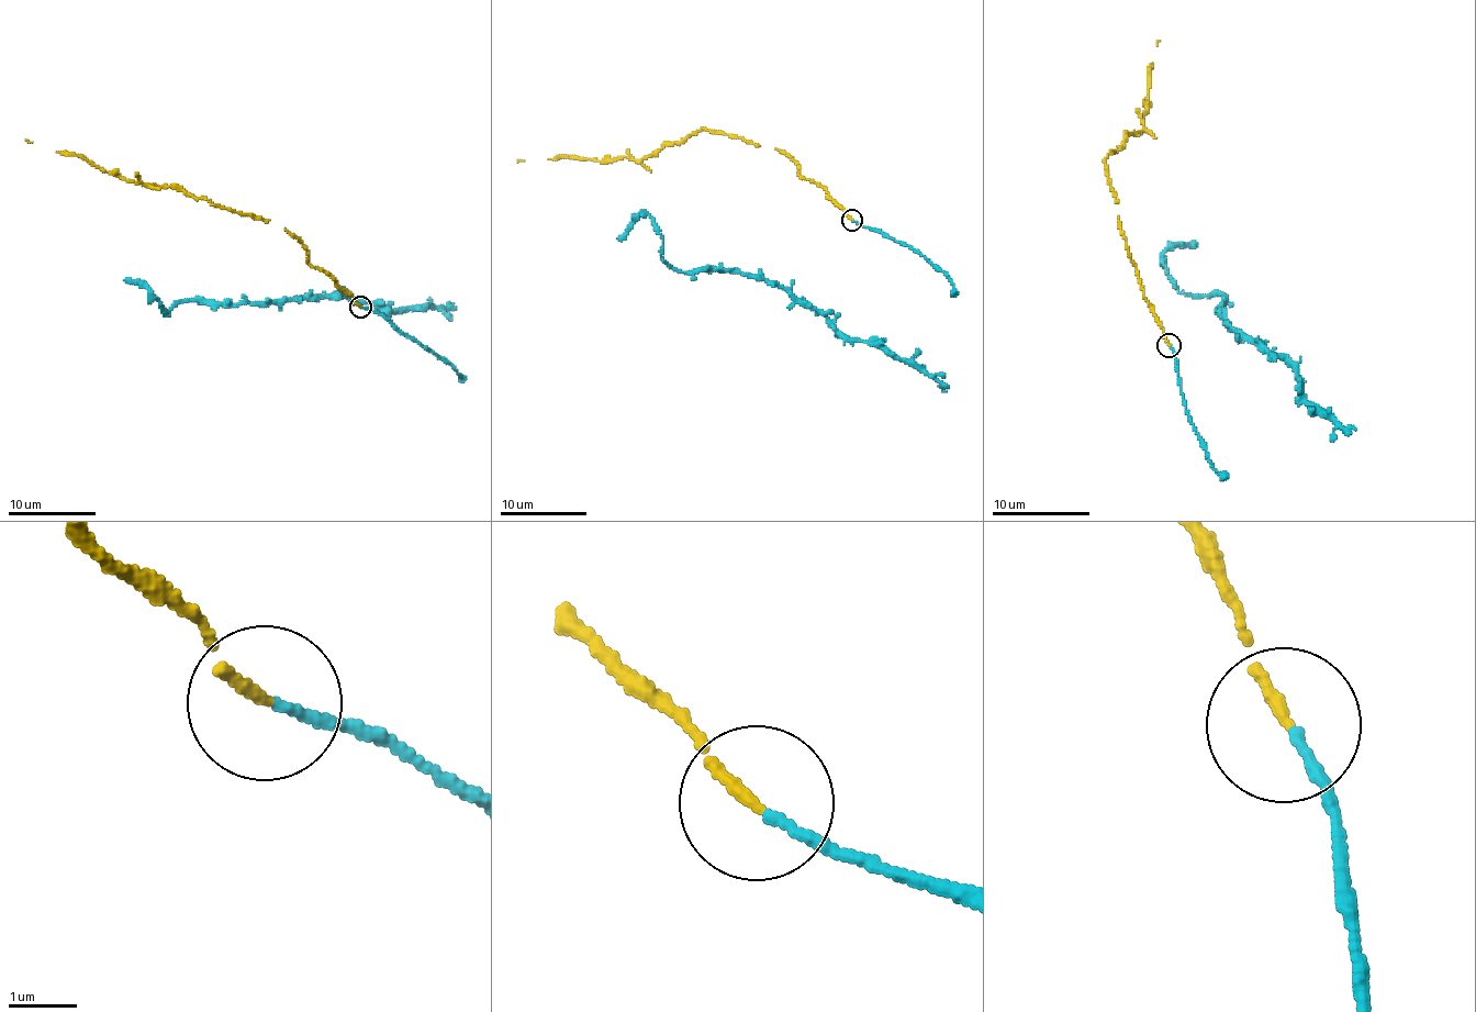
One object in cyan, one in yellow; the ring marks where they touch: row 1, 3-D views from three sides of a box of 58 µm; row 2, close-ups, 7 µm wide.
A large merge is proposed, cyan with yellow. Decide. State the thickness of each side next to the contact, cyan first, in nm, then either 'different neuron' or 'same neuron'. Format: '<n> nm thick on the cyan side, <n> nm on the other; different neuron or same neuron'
130 nm thick on the cyan side, 160 nm on the other; same neuron

